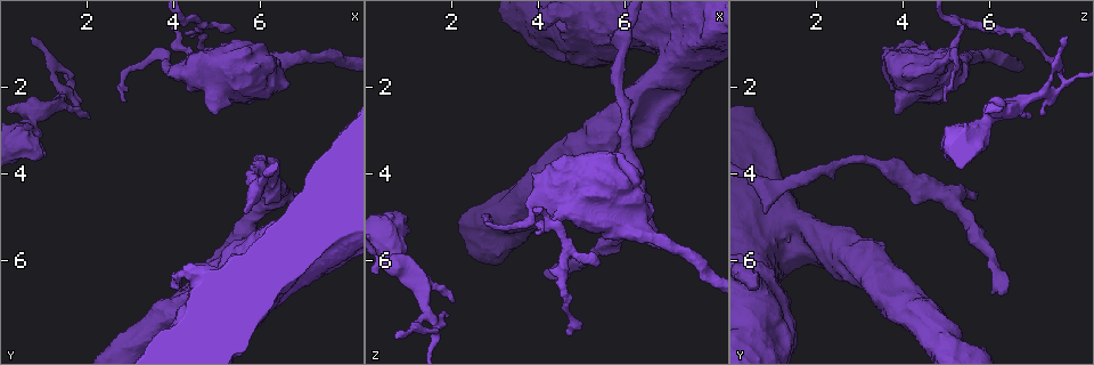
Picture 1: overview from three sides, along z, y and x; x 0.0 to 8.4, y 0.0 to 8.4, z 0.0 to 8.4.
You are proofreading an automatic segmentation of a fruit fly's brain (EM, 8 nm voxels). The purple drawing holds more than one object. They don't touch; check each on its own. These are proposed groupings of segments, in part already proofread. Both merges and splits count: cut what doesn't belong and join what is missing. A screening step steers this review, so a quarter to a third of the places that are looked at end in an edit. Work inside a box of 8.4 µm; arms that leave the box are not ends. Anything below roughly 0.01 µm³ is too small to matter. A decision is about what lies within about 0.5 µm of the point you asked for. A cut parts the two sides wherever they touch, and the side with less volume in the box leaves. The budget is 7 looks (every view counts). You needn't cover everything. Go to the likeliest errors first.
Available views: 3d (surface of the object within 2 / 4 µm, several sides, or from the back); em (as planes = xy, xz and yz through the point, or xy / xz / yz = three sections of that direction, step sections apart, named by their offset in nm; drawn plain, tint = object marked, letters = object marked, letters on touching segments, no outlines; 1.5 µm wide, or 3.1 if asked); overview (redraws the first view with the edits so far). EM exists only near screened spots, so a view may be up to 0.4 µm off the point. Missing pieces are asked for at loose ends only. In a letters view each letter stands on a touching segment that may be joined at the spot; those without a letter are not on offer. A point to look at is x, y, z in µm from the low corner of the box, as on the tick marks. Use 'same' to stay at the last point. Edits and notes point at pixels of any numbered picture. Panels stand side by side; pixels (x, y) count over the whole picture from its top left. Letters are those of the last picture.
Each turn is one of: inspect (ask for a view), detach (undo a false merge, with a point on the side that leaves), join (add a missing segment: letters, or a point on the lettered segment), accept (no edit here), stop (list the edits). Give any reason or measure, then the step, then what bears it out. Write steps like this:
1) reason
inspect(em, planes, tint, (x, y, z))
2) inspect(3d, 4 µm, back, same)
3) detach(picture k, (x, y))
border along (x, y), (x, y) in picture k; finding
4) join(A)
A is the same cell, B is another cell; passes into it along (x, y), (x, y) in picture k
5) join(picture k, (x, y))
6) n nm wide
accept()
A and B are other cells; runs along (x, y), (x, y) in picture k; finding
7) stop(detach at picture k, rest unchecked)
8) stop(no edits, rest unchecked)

end of a long branch
inspect(em, planes, letters, (4.10, 6.80, 6.25))

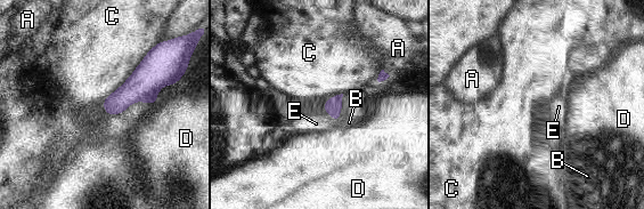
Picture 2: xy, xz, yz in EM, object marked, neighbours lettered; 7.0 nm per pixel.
C touches over 440 nm
join(E)
E is the same cell, A, B, C and D are other cells; it goes on there

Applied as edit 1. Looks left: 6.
redraw
inspect(overview)

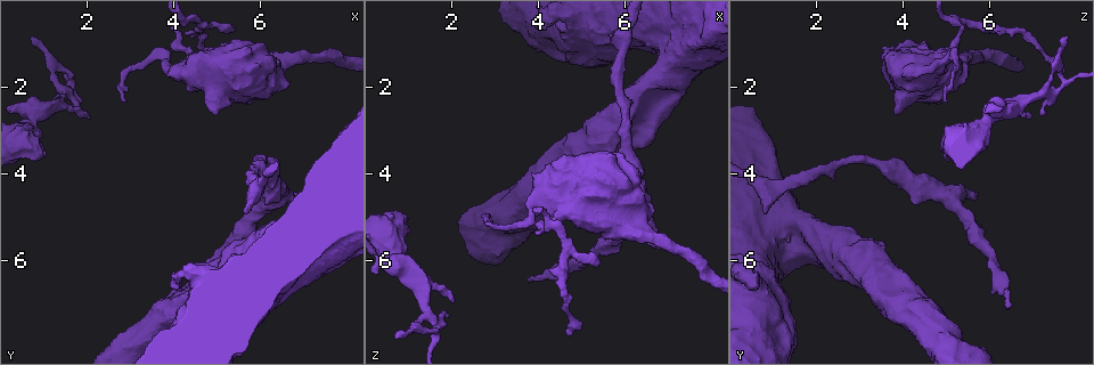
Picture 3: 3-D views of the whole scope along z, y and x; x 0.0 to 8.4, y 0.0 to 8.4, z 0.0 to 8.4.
branch stops here
inspect(3d, 2 µm, (2.05, 2.70, 6.95))

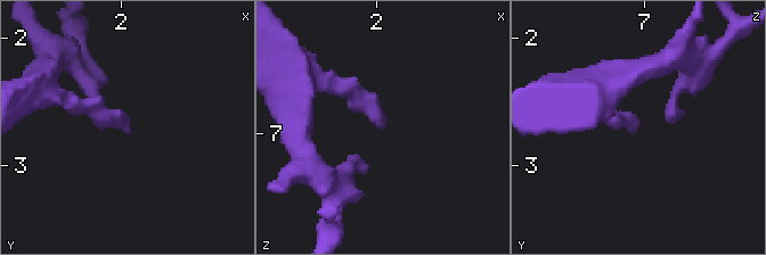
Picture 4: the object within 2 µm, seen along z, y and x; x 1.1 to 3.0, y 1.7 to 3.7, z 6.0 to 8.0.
shape alone is not enough
inspect(em, planes, tint, (2.10, 2.72, 6.94))

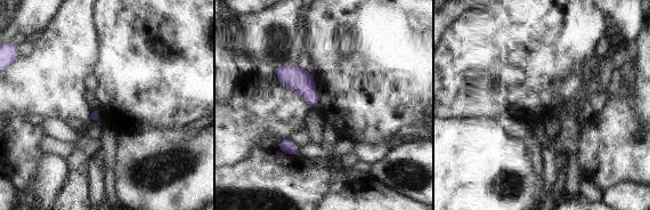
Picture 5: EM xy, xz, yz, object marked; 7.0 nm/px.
inspect(em, planes, letters, same)

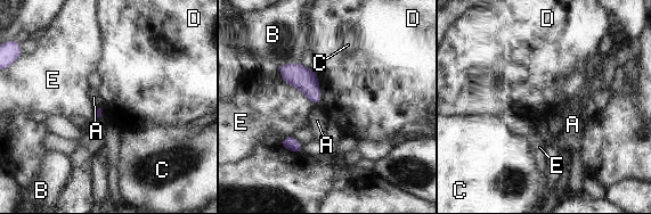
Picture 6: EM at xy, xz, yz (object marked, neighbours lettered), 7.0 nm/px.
accept()
A, B, C, D and E are other cells; border along (316, 73), (320, 91), (320, 105) in picture 6; no lettered segment goes on from it

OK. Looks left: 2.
thin end
inspect(3d, 2 µm, back, (0.70, 0.80, 7.80))

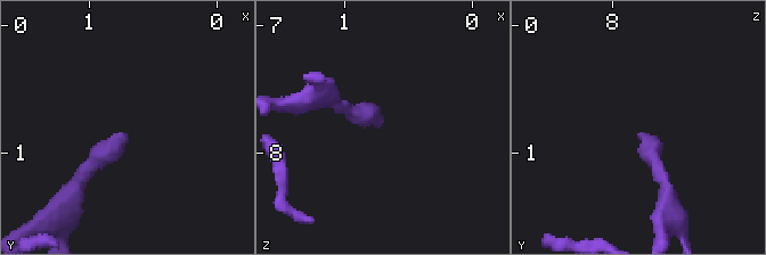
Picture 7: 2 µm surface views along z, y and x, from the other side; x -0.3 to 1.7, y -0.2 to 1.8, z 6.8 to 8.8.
inspect(em, planes, letters, (0.74, 0.84, 7.78))

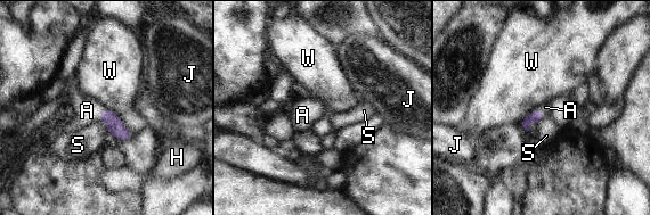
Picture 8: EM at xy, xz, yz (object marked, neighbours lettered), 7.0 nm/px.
90 nm wide
join(A)
A is the same cell, H, J, S and W are other cells; passes into it along (115, 125), (99, 114), (87, 110) in picture 8; it goes on there

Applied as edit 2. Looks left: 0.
stop(join at picture 2, join at picture 8, rest unchecked)

